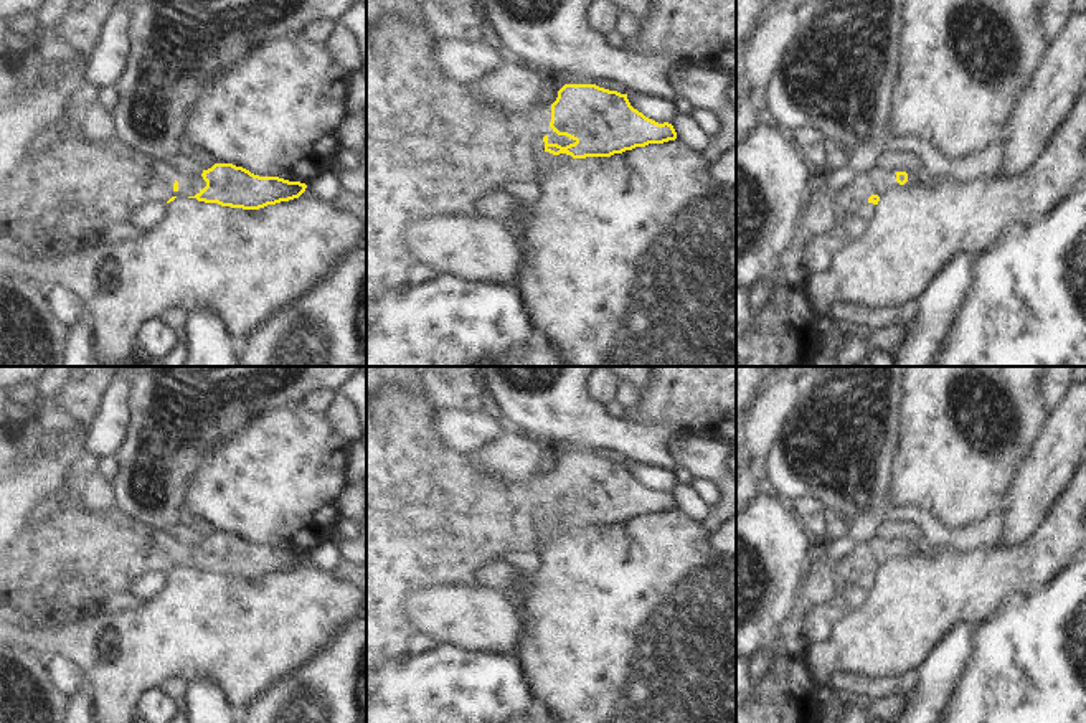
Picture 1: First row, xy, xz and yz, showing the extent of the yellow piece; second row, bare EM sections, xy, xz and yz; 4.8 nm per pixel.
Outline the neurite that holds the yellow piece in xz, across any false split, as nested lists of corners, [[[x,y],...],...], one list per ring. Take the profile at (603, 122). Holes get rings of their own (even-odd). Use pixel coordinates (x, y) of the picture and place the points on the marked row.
[[[366,0],[366,233],[383,233],[391,243],[391,251],[413,249],[411,226],[418,220],[427,220],[434,216],[477,216],[475,201],[479,196],[493,191],[503,191],[503,188],[510,183],[540,183],[543,175],[540,157],[543,152],[550,152],[553,155],[568,154],[573,158],[611,157],[635,147],[663,144],[677,139],[677,132],[672,124],[659,124],[645,117],[630,106],[627,94],[609,91],[596,84],[564,84],[558,91],[556,101],[551,104],[550,127],[558,135],[566,135],[574,142],[566,147],[550,144],[548,135],[541,135],[541,127],[533,119],[531,112],[505,112],[500,109],[480,106],[467,96],[467,84],[449,79],[446,71],[437,63],[437,46],[442,40],[444,36],[431,23],[431,13],[424,0]]]

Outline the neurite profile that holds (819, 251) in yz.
[[[815,236],[807,241],[804,248],[804,266],[807,271],[820,272],[827,271],[833,259],[833,239],[825,236]]]

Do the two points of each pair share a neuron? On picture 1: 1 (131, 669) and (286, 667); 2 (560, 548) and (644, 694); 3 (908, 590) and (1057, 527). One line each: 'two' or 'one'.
1: one
2: one
3: one

